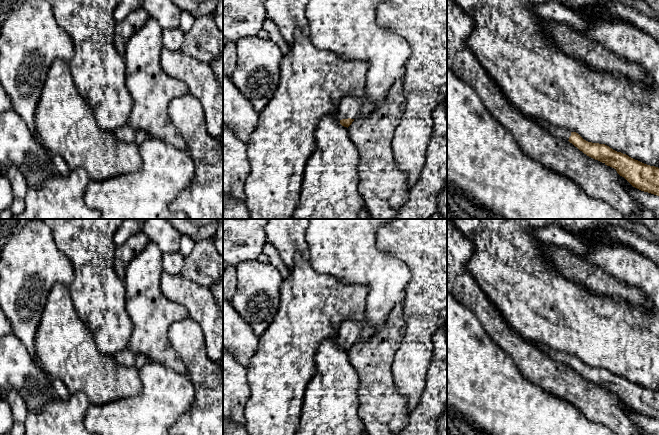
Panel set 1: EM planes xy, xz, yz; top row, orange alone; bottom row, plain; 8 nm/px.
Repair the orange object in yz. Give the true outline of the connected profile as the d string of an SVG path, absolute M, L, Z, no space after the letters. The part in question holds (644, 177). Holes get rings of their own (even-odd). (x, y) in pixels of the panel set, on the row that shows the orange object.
M534 119L538 124L556 135L569 141L587 156L614 168L633 187L659 196L659 168L644 164L617 152L605 144L592 143L584 140L578 133L556 127L542 119Z

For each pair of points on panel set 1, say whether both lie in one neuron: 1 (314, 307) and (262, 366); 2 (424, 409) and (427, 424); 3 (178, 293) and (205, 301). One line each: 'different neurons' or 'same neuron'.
1: same neuron
2: same neuron
3: same neuron

